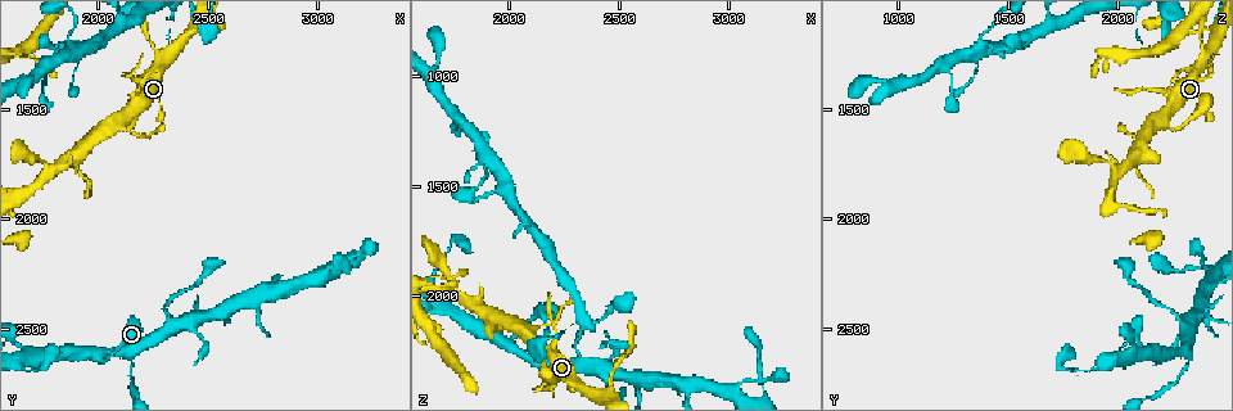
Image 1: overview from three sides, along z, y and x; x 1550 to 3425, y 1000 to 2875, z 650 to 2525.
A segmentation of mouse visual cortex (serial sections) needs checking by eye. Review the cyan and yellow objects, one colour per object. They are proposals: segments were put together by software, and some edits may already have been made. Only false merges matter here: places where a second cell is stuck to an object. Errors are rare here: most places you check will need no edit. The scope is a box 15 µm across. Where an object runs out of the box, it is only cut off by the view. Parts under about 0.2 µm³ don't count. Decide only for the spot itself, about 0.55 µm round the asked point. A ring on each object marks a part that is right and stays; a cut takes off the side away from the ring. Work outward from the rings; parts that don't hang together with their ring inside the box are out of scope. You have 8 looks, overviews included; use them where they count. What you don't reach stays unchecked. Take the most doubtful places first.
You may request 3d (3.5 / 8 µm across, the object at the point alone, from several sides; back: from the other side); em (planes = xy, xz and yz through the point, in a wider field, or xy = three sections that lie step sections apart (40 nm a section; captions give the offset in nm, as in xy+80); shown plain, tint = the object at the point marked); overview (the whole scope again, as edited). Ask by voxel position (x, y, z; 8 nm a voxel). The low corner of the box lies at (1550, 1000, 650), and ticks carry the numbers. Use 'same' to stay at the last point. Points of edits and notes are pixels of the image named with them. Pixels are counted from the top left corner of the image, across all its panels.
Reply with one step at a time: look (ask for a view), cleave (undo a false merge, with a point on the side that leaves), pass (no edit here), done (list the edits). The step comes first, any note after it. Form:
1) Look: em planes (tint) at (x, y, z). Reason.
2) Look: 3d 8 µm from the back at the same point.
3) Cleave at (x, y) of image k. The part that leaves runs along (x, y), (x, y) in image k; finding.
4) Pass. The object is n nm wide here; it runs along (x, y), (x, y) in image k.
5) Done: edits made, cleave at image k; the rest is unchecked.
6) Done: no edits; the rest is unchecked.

Look: 3d 3.5 µm at (2290, 1270, 2400). Thin arm on a thick one.

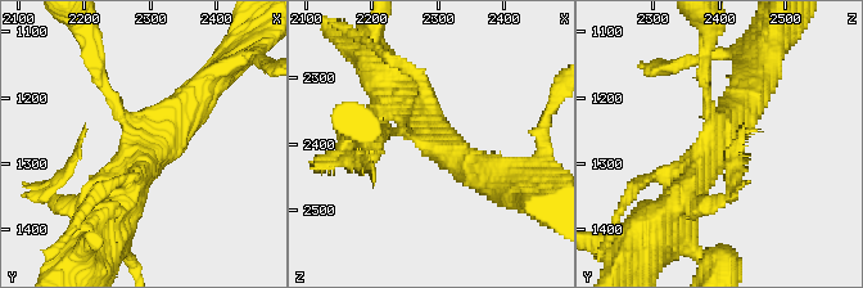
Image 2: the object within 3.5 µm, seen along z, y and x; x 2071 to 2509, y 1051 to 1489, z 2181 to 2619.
Look: em xy step 3 (tint) at (2300, 1265, 2400).

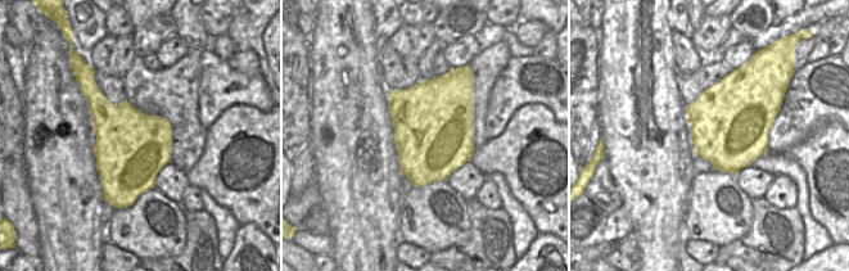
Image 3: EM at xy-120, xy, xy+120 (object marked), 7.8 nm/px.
Pass. The object is 650 nm wide here; it runs along (117, 208), (152, 142), (211, 82) in image 2; continuous, no second cell.

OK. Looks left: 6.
Look: 3d 8 µm from the back at (2150, 2610, 2310). Sharp bend.

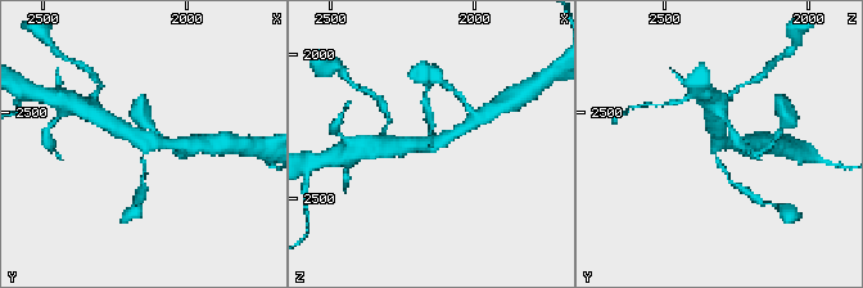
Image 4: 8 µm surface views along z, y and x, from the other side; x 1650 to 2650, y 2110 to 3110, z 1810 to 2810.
Look: em planes (tint) at (2160, 2610, 2320). 3 arms meet here; the arms are 150, 350, 500 nm wide; need the tissue.

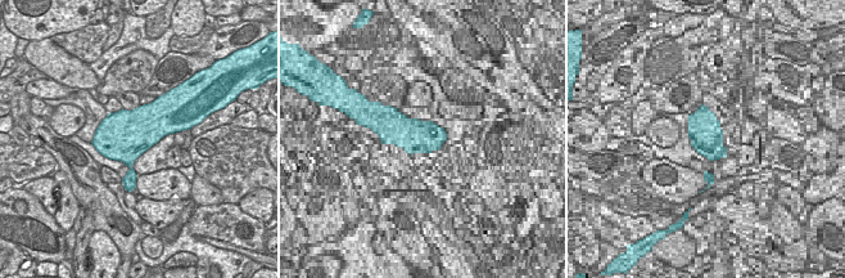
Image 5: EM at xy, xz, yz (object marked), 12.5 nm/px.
Pass. It runs along (177, 144), (139, 140), (112, 125) in image 4; one cell here.

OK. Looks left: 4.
Look: 3d 3.5 µm at (2580, 2450, 2410). Side arm on a straight run.

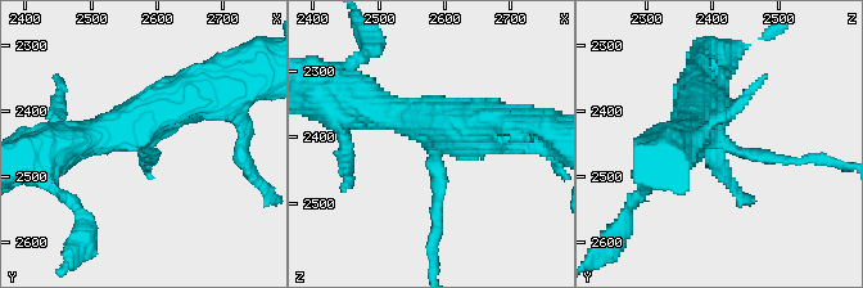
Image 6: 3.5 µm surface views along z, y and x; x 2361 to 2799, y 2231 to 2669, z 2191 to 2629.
Look: em xy step 3 (tint) at (2585, 2435, 2400). 3 arms meet here; the arms are 200, 500, 600 nm wide; shape alone is not enough.

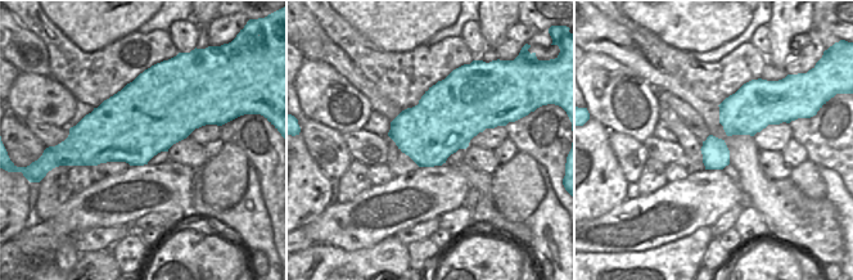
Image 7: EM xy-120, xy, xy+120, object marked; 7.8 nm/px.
Look: em xy step 2 (tint) at the same point. Cut it another way.

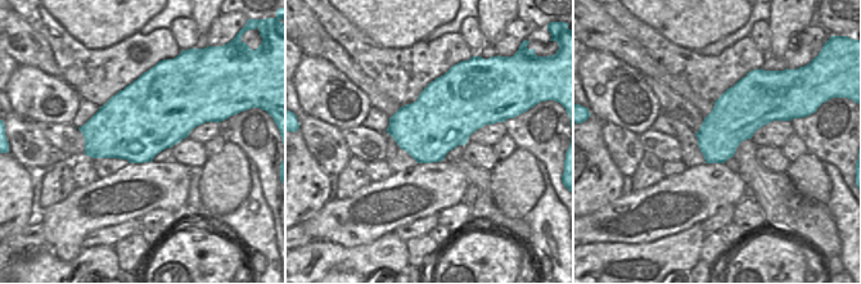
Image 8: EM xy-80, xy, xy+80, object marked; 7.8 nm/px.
Pass. It runs along (59, 143), (217, 95) in image 6; one cell here.

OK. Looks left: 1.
Done: no edits; the rest is unchecked.

